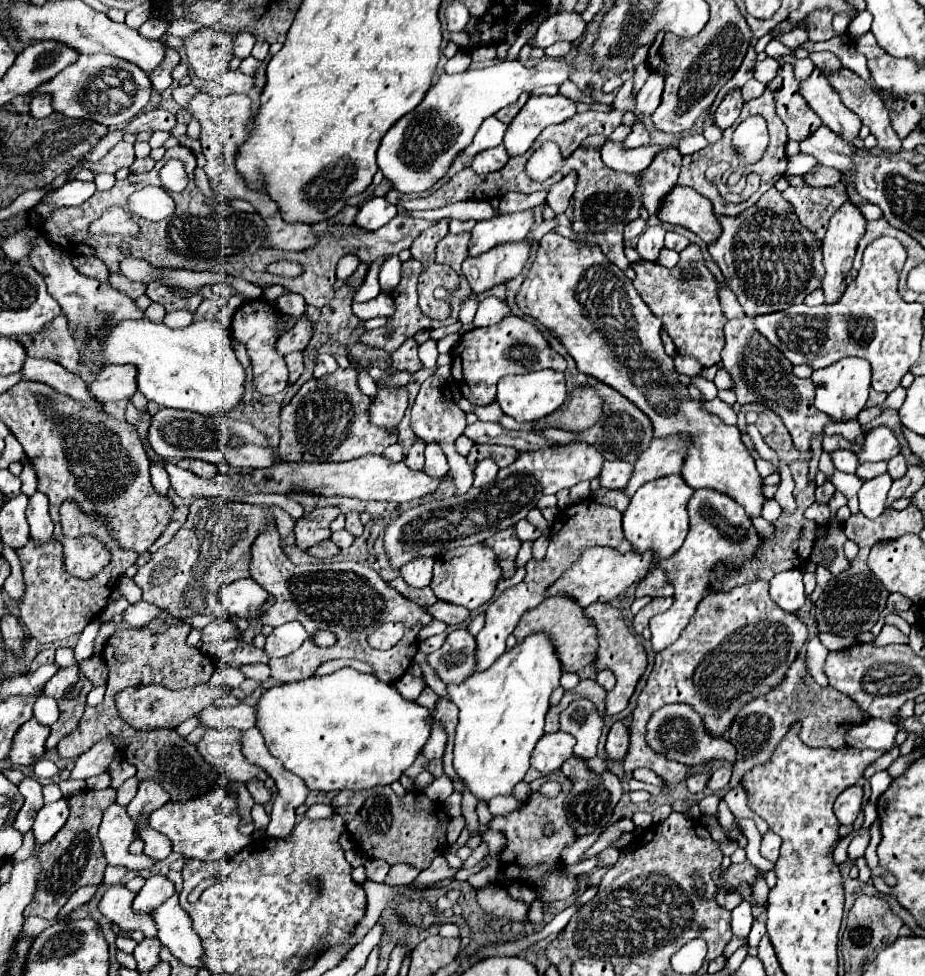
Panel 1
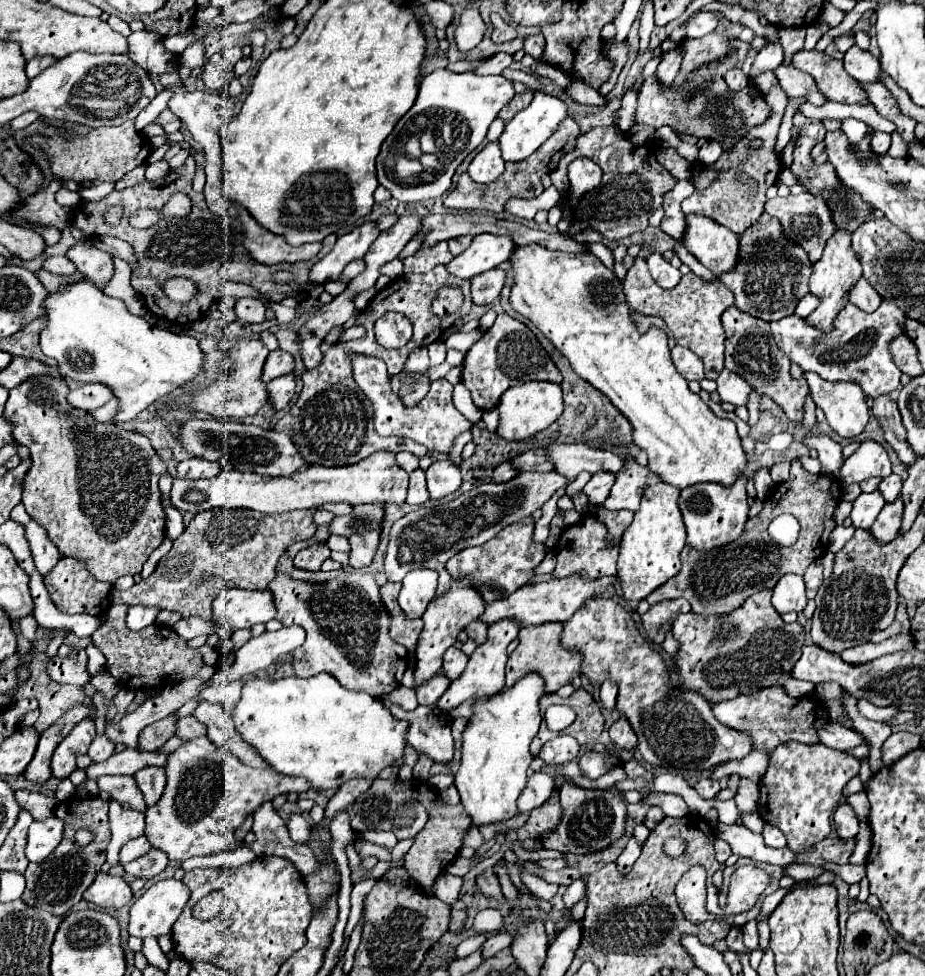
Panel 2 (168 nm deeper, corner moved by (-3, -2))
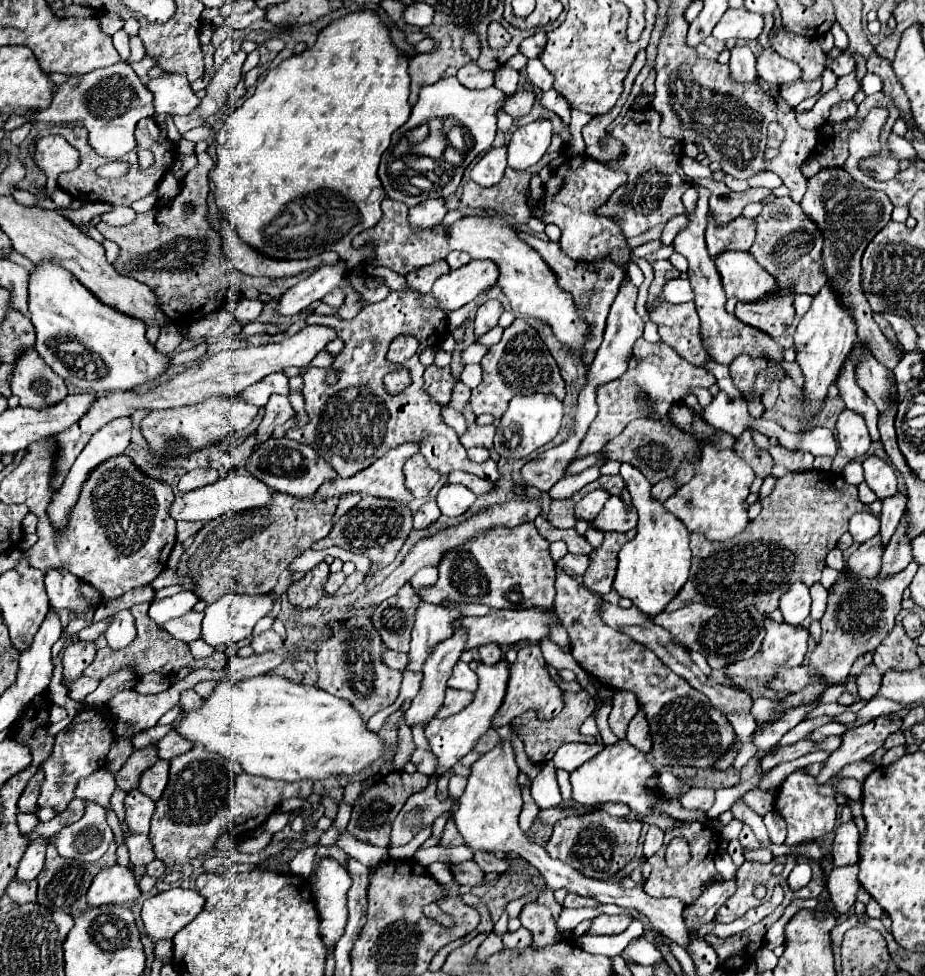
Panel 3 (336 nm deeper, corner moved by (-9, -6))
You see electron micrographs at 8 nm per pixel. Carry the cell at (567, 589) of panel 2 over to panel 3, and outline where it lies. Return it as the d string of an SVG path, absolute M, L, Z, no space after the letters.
M501 609L491 611L487 617L465 617L459 625L467 633L465 651L481 647L485 643L497 643L497 645L515 645L519 641L531 641L537 643L541 637L549 633L549 621L557 619L551 615L551 609L525 609L525 611L513 611L513 609Z

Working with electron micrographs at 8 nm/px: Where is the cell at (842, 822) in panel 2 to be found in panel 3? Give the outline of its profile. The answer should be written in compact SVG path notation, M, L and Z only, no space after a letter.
M853 821L841 823L835 829L835 841L833 841L833 865L835 867L847 867L855 865L859 861L859 831Z

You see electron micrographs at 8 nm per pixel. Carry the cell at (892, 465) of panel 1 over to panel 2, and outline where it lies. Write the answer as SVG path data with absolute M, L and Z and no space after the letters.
M891 473L887 479L883 479L879 483L879 491L885 497L885 501L893 501L901 493L901 485L903 485L903 479L899 475Z

